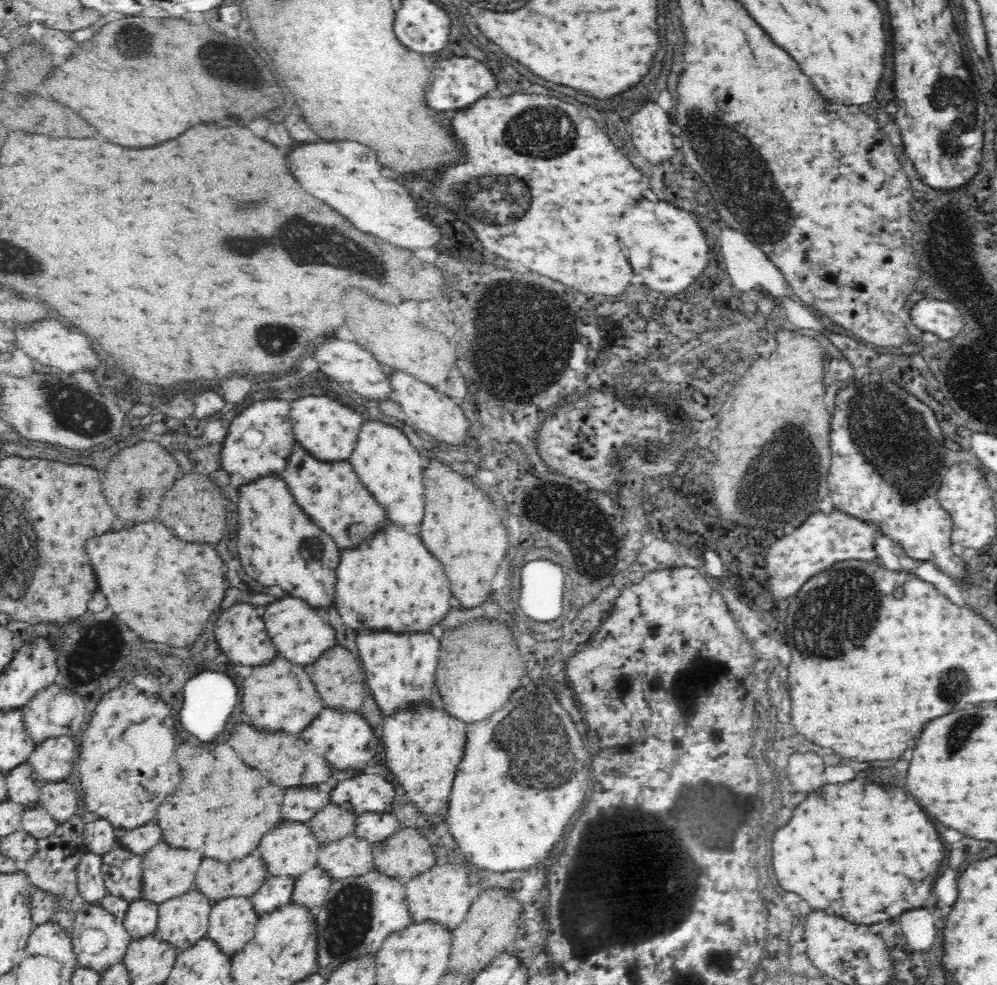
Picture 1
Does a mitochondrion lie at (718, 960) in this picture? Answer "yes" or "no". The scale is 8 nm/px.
no

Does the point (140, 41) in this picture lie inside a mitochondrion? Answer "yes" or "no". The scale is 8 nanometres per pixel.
yes

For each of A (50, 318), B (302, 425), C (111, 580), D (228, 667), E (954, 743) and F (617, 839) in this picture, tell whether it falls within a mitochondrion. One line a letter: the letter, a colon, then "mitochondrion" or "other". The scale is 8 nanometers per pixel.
A: other
B: other
C: other
D: other
E: mitochondrion
F: other

